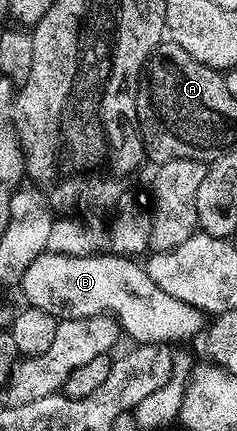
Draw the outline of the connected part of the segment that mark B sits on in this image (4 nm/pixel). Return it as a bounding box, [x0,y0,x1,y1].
[21,253,205,345]

